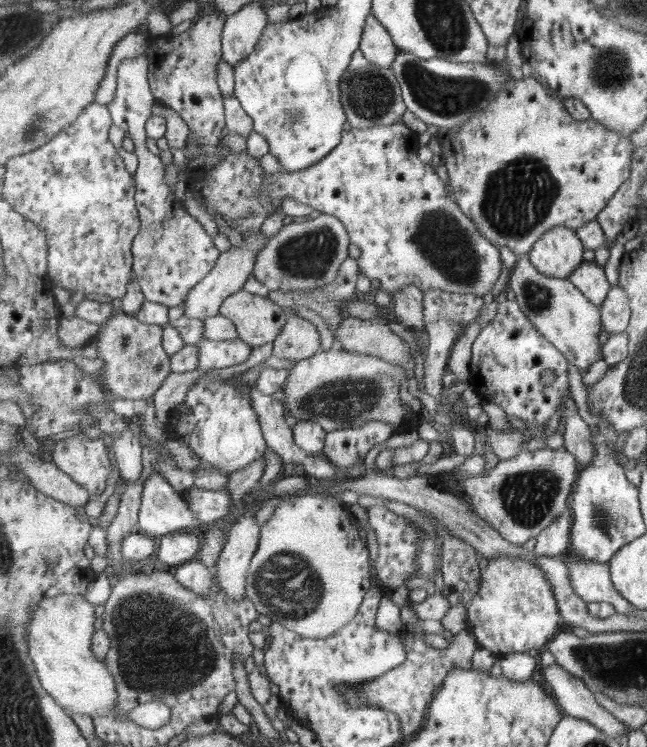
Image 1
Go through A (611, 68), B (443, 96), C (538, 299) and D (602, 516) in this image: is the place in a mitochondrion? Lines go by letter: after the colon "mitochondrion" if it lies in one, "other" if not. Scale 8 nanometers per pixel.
A: mitochondrion
B: mitochondrion
C: mitochondrion
D: mitochondrion

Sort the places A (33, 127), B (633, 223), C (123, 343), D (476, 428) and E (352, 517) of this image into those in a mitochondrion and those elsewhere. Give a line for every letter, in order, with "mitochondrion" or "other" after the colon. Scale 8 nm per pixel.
A: mitochondrion
B: other
C: mitochondrion
D: other
E: other

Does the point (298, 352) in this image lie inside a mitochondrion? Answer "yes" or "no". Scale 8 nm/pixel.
no

